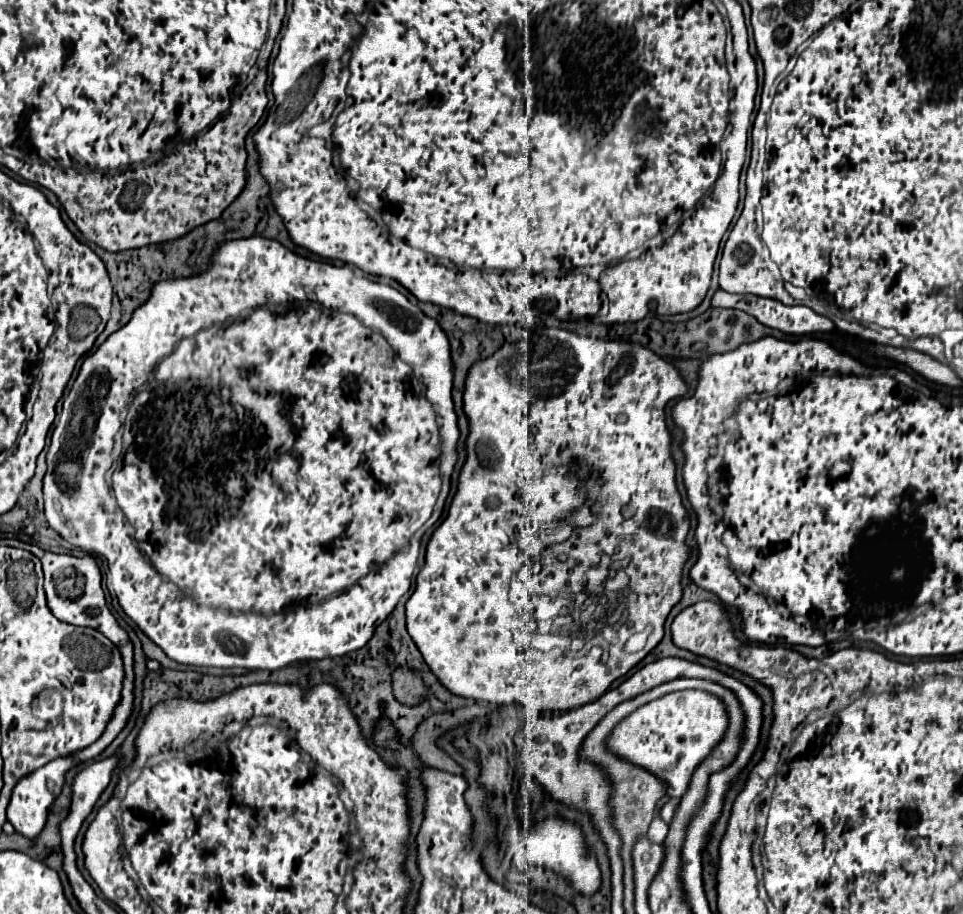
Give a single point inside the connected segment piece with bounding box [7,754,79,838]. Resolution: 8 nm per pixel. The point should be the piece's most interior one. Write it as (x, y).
(27, 811)

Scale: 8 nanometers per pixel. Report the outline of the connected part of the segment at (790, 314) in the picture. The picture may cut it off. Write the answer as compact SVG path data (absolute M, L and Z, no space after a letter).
M757 298L757 320L763 326L795 336L830 332L835 328L831 319L811 312L807 306L785 306L769 298Z

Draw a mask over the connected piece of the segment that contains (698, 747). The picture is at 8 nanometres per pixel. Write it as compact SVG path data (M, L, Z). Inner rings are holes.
M681 690L657 698L627 718L623 718L607 736L605 746L611 754L651 772L655 778L667 784L667 796L683 796L693 770L699 766L701 758L713 750L721 740L727 726L725 704L719 702L709 692L701 690Z

